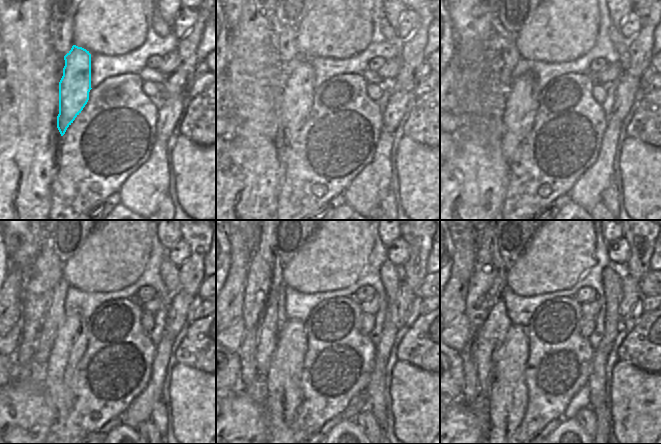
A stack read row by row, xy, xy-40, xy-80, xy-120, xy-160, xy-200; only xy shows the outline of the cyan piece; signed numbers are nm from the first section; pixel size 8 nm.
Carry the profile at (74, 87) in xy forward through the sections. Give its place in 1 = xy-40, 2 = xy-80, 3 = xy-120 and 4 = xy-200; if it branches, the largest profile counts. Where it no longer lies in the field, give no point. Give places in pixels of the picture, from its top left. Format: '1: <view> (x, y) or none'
1: xy-40 (297, 98)
2: xy-80 (521, 103)
3: xy-120 (69, 345)
4: xy-200 (507, 401)

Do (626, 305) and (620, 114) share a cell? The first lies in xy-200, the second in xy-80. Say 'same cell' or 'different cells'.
same cell

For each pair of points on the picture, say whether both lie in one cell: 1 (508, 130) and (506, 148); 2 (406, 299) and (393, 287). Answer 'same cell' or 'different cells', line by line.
1: same cell
2: different cells

